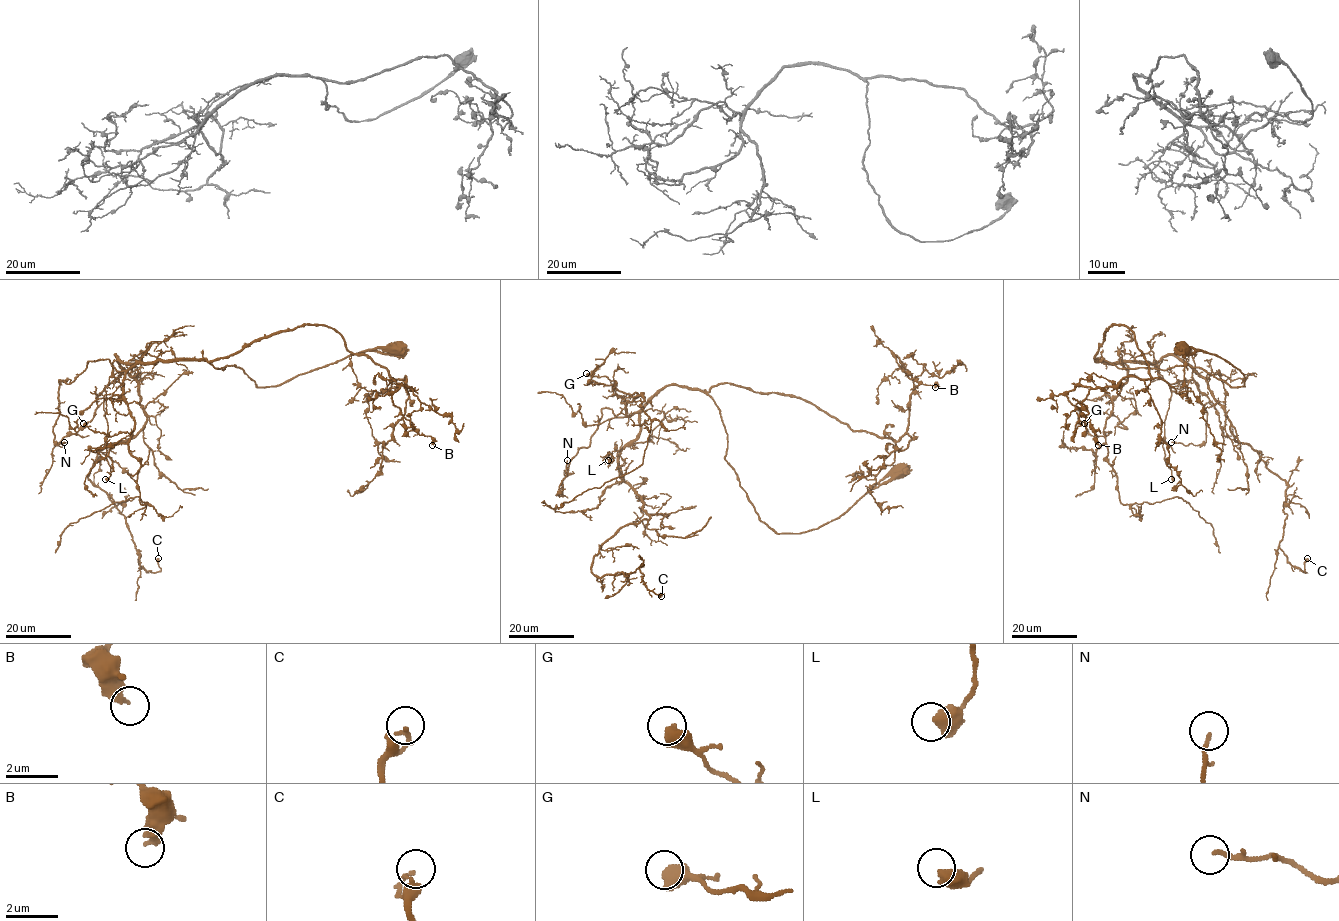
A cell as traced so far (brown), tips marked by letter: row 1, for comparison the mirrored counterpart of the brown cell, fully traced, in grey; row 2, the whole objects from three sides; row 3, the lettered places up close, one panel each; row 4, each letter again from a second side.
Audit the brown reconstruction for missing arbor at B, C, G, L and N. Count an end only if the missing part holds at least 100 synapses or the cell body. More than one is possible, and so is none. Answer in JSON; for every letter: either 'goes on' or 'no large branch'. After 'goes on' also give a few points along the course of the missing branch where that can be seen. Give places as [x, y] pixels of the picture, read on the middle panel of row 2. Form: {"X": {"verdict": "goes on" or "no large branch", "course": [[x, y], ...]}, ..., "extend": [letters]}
{"B": {"verdict": "no large branch"}, "C": {"verdict": "no large branch"}, "G": {"verdict": "no large branch"}, "L": {"verdict": "no large branch"}, "N": {"verdict": "no large branch"}, "extend": []}

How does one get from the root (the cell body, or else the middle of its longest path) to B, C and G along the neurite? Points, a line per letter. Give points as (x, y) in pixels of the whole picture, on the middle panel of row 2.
B: (900, 471), (777, 533), (707, 393), (795, 396), (897, 440), (913, 379), (895, 355), (935, 387)
C: (900, 471), (777, 533), (714, 401), (664, 386), (619, 458), (649, 518), (591, 565), (638, 568), (661, 596)
G: (900, 471), (836, 519), (777, 533), (725, 458), (711, 397), (666, 385), (627, 416), (637, 393), (586, 373)

